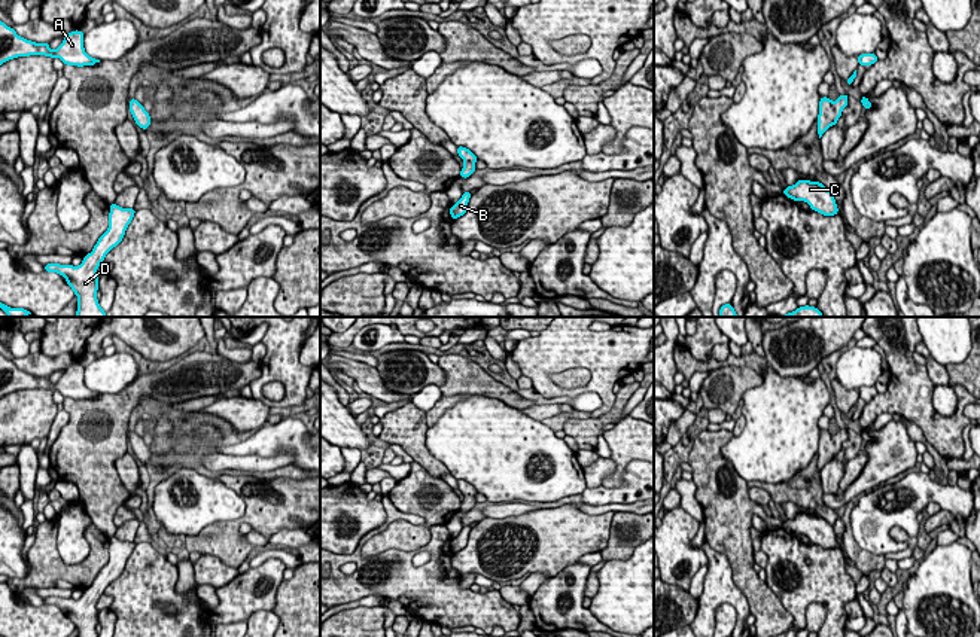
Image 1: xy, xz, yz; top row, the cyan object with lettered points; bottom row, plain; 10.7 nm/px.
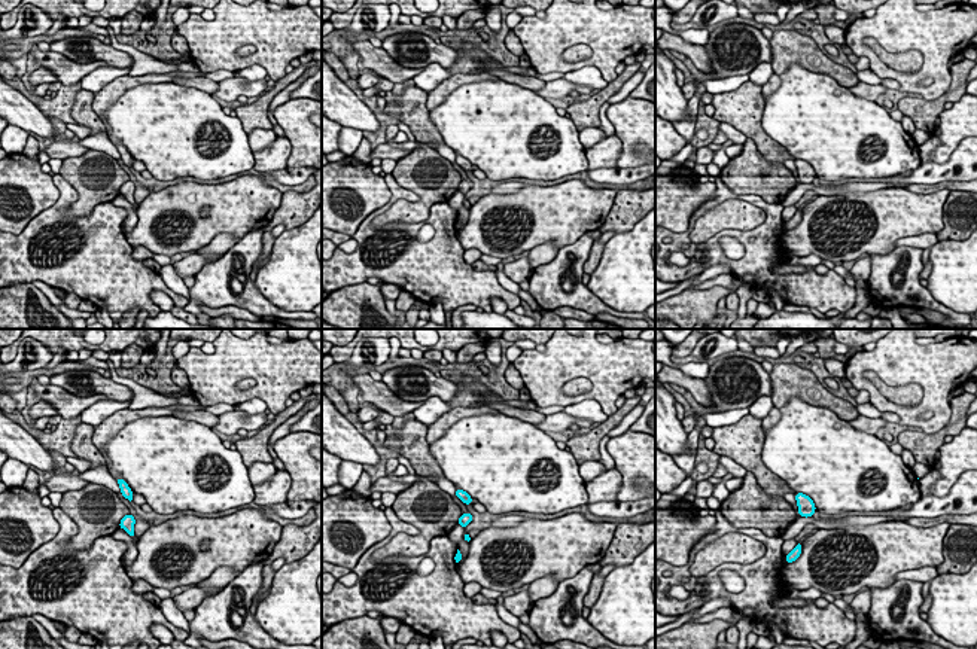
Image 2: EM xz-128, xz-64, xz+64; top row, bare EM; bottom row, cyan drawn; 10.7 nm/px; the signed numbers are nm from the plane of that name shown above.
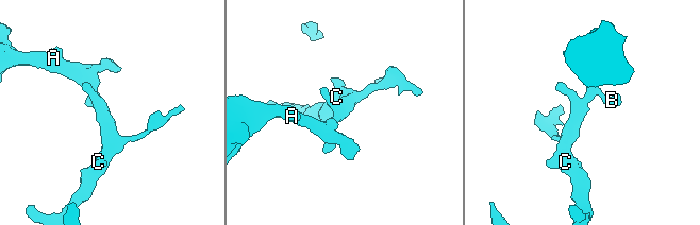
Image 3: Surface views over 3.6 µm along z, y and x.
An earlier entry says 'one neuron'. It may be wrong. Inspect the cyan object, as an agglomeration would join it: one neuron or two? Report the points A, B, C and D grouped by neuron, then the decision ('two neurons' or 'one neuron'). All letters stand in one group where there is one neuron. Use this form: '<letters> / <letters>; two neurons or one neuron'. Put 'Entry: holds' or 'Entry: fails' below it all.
A B C D; one neuron
Entry: holds

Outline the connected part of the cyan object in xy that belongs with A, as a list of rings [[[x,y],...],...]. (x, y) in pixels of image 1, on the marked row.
[[[0,21],[0,65],[9,60],[30,55],[58,57],[66,65],[94,65],[100,60],[89,57],[83,48],[85,34],[79,30],[69,33],[63,43],[52,51],[49,43],[36,43],[16,34]]]

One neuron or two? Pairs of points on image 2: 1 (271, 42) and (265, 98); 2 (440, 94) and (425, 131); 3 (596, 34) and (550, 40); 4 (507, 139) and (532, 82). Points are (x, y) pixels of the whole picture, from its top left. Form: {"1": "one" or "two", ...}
{"1": "two", "2": "two", "3": "one", "4": "two"}

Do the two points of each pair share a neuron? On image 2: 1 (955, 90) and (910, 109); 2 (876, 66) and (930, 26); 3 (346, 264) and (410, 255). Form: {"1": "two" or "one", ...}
{"1": "one", "2": "one", "3": "one"}

